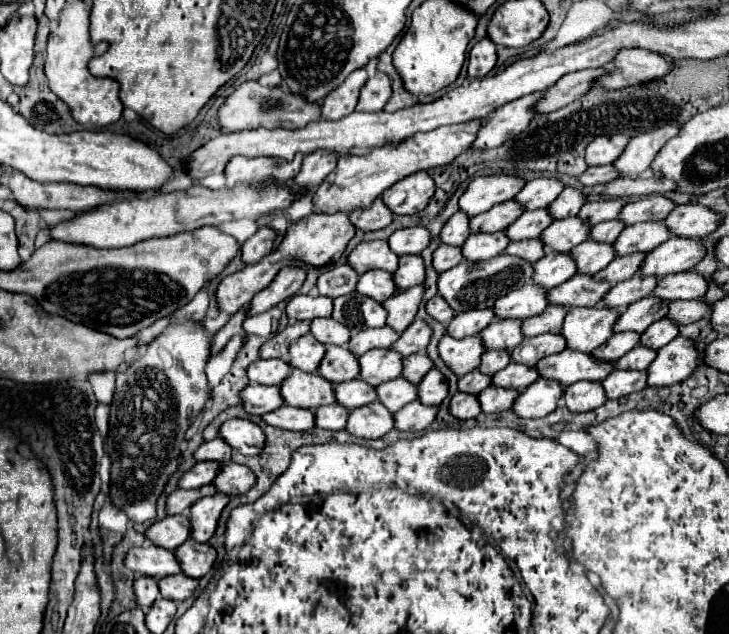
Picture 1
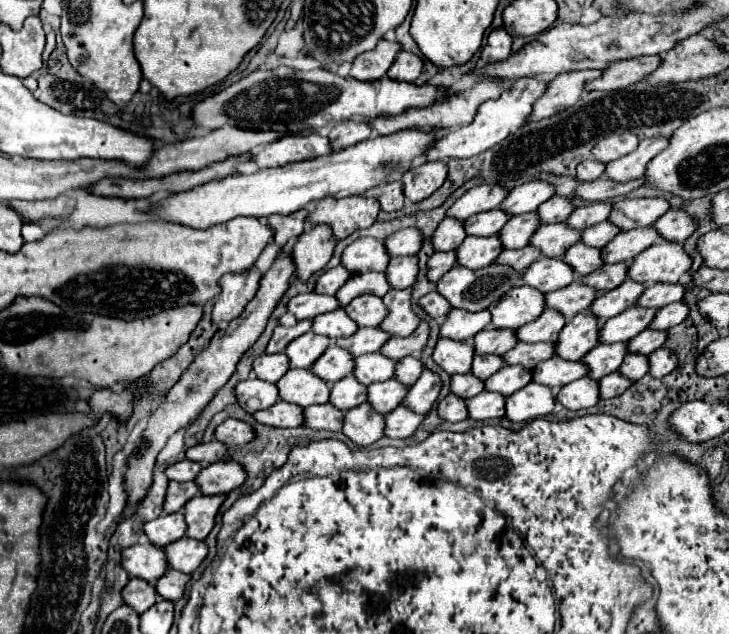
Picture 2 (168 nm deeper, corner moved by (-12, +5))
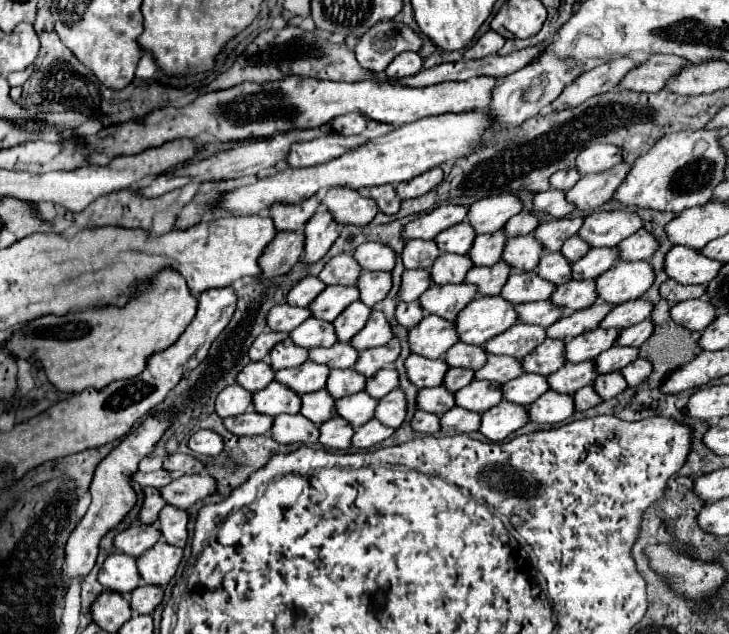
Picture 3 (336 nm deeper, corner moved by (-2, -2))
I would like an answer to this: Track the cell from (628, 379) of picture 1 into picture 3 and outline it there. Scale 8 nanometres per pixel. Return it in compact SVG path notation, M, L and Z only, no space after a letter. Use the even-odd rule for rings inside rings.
M582 387L582 389L578 389L578 391L574 393L576 411L586 411L586 409L598 405L598 403L602 403L602 399L594 393L592 387Z

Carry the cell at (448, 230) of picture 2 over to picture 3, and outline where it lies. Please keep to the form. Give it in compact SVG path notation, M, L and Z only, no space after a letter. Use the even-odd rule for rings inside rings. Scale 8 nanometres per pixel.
M408 241L404 251L402 251L402 261L406 269L430 269L430 265L434 265L436 257L440 255L438 245L434 245L434 241Z

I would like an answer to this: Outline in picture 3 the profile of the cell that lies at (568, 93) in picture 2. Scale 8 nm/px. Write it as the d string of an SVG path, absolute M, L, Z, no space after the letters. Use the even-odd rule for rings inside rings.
M628 57L622 59L612 59L606 61L586 73L582 73L580 77L576 77L570 85L566 85L564 93L558 95L558 99L552 103L552 111L562 111L562 109L574 109L580 103L584 103L586 99L612 91L620 79L634 67L636 63Z

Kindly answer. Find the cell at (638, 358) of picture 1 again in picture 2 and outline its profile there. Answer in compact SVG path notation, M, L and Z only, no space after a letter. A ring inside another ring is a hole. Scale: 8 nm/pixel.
M626 354L626 358L624 358L624 362L620 364L618 372L620 372L624 378L636 382L636 380L640 380L644 374L648 374L648 362L646 362L646 360L648 360L648 358L642 356L642 354Z

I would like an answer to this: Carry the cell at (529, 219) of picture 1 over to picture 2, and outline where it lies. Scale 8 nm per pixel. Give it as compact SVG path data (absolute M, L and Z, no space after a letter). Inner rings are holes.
M528 212L528 214L520 214L516 218L510 218L504 228L498 232L498 238L502 242L502 248L512 248L512 250L518 250L518 248L524 248L528 244L528 238L530 234L536 232L538 228L538 218L536 218L536 212Z

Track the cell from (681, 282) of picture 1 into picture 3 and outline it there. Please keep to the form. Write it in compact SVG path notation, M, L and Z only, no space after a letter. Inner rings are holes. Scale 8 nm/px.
M646 299L638 301L628 301L626 305L616 305L600 323L600 327L616 327L616 329L626 329L632 327L644 319L648 319L654 311L654 305Z

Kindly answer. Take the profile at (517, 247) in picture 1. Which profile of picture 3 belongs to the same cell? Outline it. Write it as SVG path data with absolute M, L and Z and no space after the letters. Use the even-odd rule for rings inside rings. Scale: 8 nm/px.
M498 261L492 267L472 267L466 275L466 281L478 285L480 295L498 295L502 291L502 285L506 285L510 271L510 265Z

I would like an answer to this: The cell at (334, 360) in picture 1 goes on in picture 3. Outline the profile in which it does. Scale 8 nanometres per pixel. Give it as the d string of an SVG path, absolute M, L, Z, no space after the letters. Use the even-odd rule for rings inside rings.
M308 359L300 367L278 371L276 373L276 381L282 381L290 389L294 389L296 393L304 395L304 393L312 393L312 391L324 389L328 375L330 375L330 369L326 369L324 365L318 365L318 363Z

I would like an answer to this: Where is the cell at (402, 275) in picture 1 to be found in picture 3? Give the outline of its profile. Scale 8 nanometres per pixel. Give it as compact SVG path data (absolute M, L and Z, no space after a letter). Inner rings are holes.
M364 271L358 279L358 289L360 289L360 301L366 303L368 307L374 307L380 303L392 289L392 273L370 273Z

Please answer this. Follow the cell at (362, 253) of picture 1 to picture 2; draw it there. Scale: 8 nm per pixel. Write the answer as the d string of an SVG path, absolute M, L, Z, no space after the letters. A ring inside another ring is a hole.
M360 238L346 246L342 252L342 266L350 274L364 274L364 272L384 272L390 258L384 250L384 244L374 238Z

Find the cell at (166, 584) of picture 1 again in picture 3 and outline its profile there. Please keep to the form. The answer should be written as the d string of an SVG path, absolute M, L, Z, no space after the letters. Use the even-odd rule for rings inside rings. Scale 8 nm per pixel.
M140 585L130 595L130 605L138 613L152 613L164 599L164 587Z

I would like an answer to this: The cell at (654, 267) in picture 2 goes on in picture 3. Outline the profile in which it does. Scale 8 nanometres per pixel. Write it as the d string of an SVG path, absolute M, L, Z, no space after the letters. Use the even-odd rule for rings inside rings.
M620 261L596 279L598 295L612 303L624 303L642 297L654 283L654 271L648 261Z

